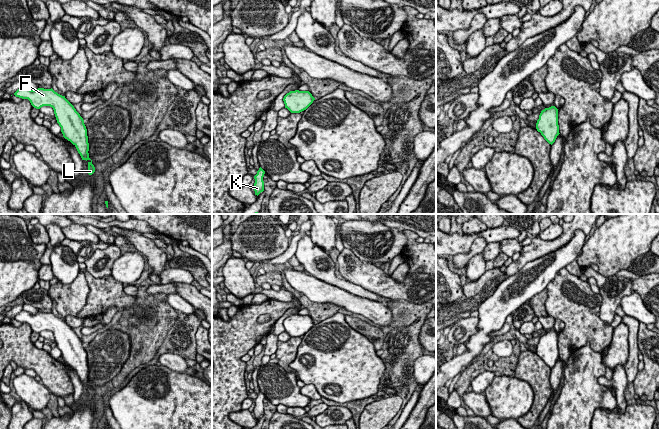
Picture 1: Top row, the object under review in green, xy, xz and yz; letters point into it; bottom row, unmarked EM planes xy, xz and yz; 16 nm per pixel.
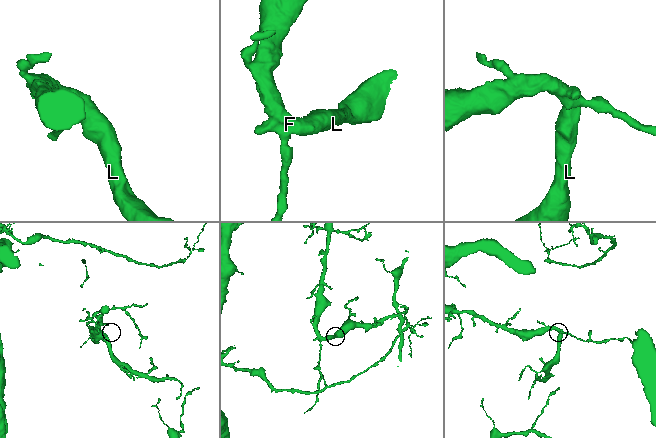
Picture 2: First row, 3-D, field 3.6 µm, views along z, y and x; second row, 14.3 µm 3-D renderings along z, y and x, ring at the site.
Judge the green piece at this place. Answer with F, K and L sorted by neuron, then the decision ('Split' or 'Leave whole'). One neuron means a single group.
Groups: F K / L. Split

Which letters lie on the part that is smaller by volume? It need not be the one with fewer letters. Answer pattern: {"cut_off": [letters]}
{"cut_off": ["L"]}

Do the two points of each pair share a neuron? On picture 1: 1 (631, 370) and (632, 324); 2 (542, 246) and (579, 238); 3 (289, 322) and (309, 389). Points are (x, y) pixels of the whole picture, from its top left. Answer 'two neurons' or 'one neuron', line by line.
1: one neuron
2: two neurons
3: two neurons

